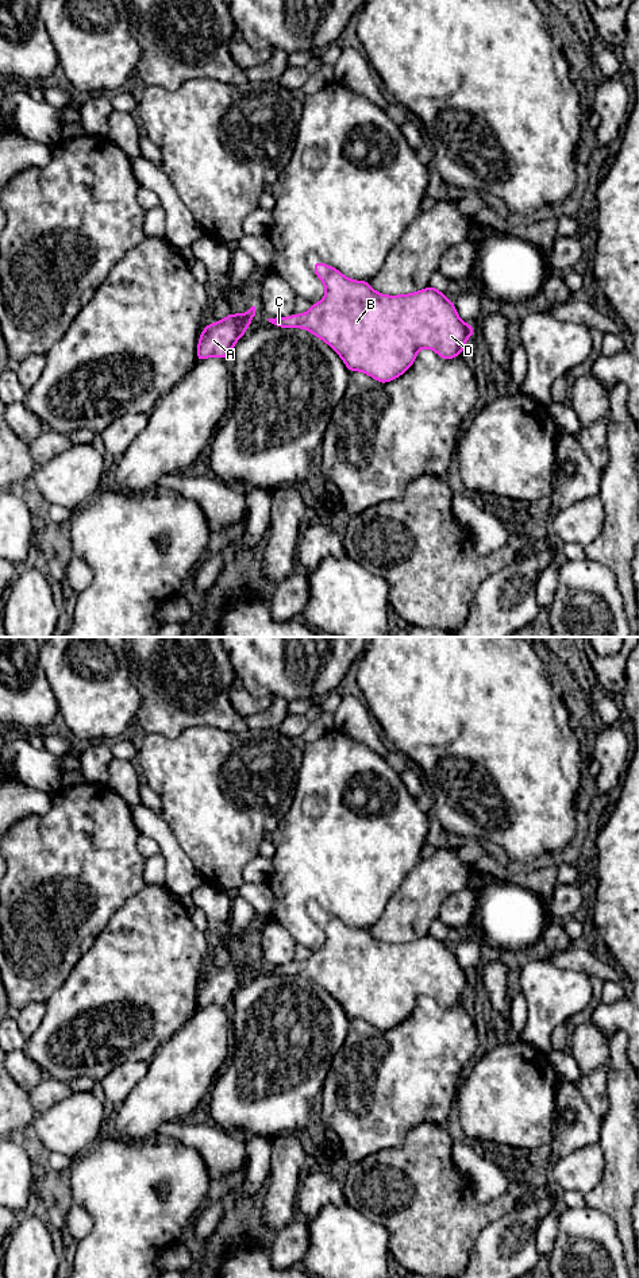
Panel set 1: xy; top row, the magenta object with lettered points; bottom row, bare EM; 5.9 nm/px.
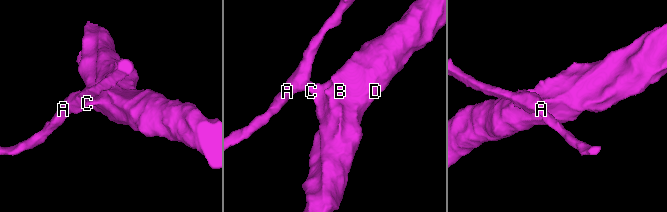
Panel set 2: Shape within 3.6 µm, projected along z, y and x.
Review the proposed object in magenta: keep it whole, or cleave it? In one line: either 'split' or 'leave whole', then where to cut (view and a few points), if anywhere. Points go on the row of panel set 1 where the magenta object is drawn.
leave whole | no cut

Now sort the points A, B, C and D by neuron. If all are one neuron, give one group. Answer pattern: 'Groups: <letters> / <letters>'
Groups: A B C D

